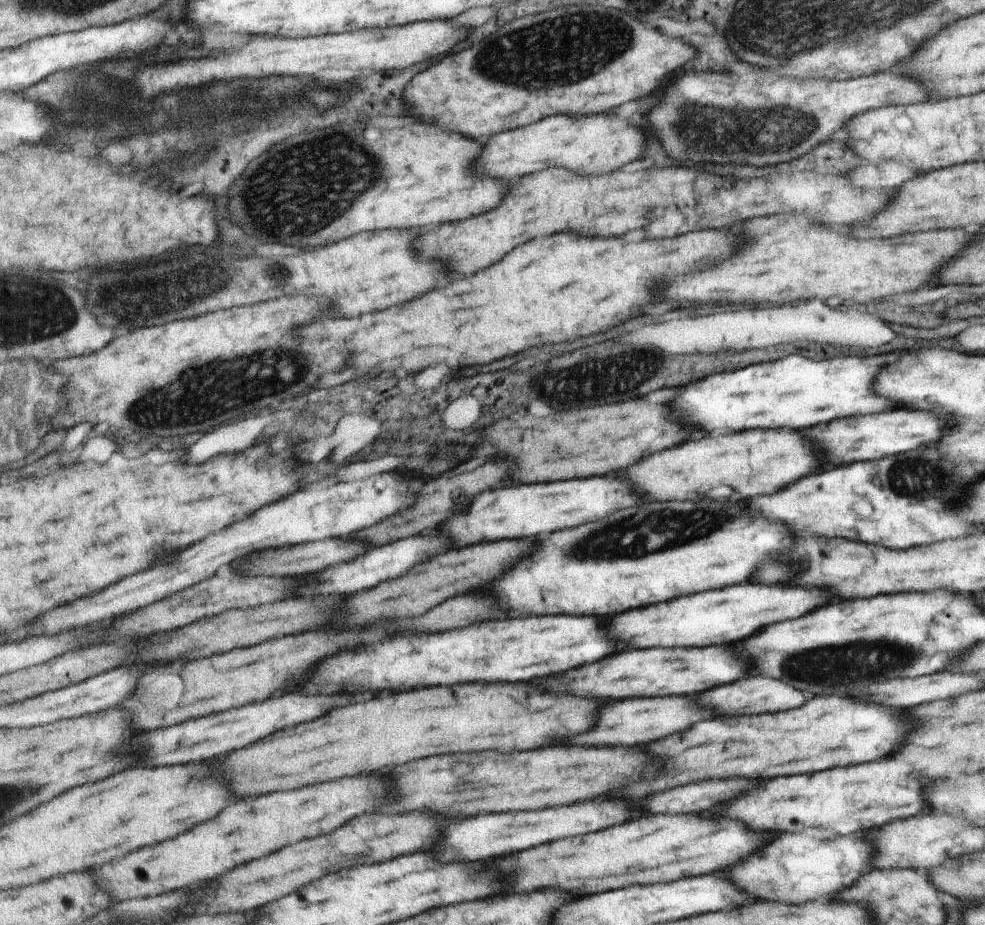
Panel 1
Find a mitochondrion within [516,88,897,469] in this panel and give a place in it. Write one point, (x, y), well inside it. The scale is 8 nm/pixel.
(729, 135)

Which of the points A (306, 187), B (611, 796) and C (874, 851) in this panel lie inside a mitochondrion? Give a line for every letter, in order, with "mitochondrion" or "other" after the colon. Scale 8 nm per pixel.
A: mitochondrion
B: other
C: other

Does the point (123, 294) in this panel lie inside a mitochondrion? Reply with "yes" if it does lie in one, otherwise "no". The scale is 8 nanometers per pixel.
yes

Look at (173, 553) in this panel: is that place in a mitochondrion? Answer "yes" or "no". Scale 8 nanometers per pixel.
no

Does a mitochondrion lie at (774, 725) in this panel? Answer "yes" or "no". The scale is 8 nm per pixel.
no

